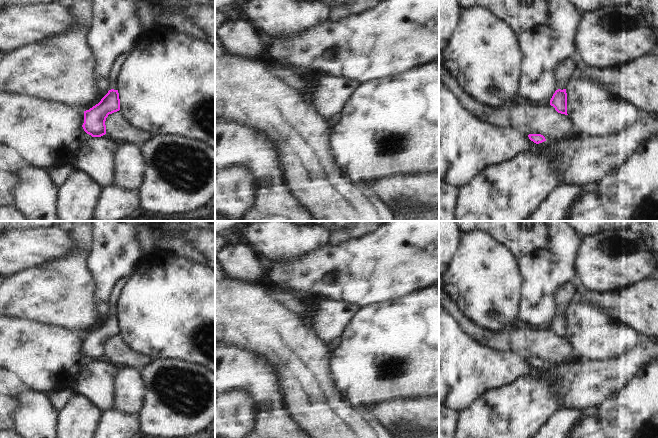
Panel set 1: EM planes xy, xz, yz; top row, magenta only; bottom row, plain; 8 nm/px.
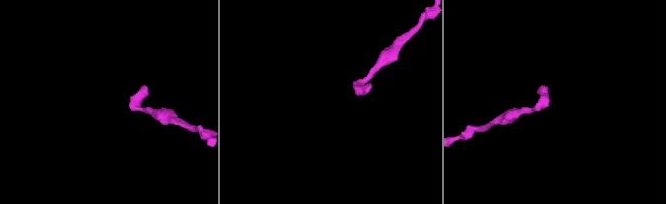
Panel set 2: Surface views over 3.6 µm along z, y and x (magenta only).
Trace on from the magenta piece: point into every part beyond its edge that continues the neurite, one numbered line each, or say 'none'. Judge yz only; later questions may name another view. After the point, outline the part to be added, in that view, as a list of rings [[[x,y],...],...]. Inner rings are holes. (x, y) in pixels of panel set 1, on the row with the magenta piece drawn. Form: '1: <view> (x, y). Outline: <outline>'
1: yz (564, 72). Outline: [[[577,53],[569,58],[568,60],[564,61],[563,63],[559,64],[555,69],[555,77],[557,81],[556,90],[558,89],[567,89],[569,84],[573,79],[573,73],[577,68],[578,64],[580,63],[579,57]]]

